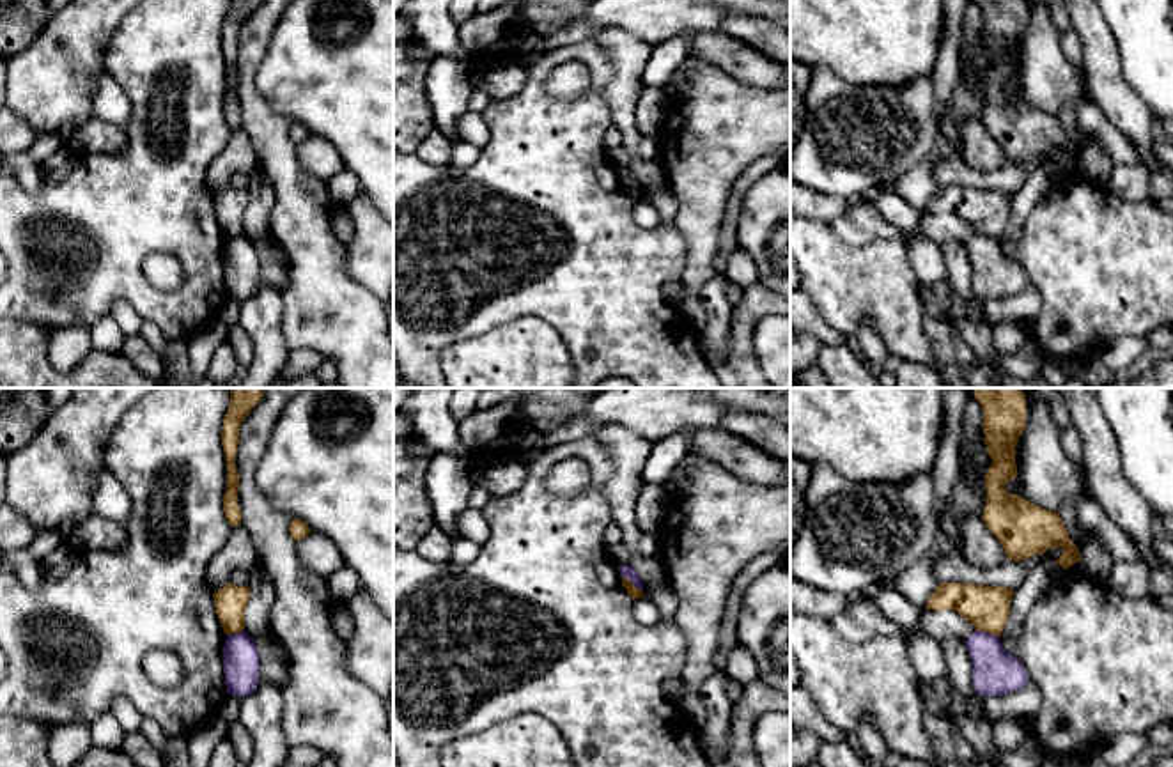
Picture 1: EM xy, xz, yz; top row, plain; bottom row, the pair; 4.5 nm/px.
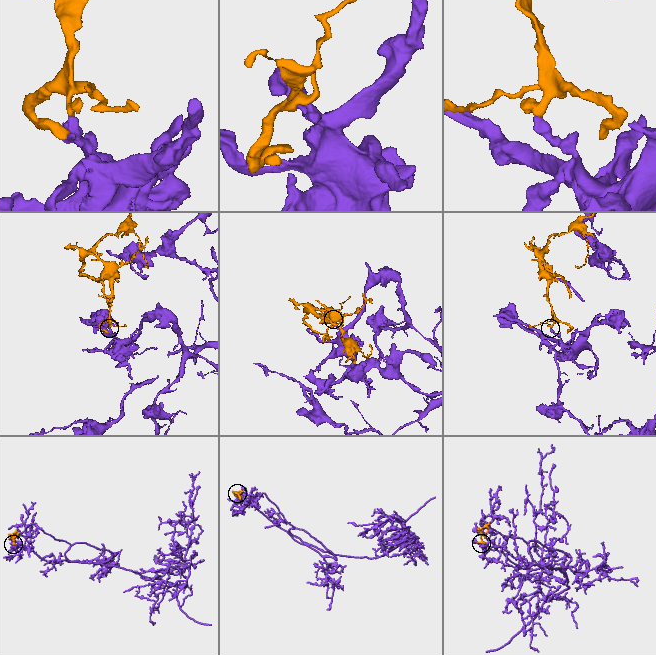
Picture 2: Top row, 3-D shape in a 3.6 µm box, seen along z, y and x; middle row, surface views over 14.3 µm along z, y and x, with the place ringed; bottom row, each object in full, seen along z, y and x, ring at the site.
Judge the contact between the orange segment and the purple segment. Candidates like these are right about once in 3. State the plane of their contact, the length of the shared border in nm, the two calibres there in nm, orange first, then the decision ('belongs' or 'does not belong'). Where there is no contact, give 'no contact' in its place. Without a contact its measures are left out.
yz | 110 nm | 200/200 nm | does not belong

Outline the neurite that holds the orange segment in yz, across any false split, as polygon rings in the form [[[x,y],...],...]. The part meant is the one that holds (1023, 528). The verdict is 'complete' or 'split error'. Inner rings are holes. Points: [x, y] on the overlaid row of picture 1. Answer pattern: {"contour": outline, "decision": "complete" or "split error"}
{"contour": [[[975,388],[975,399],[983,409],[983,434],[987,452],[992,459],[985,473],[987,503],[982,521],[990,533],[999,540],[1006,560],[1026,560],[1035,554],[1044,554],[1051,547],[1061,547],[1063,554],[1056,560],[1063,569],[1081,562],[1079,547],[1068,538],[1068,531],[1058,512],[1040,508],[1019,494],[1008,494],[1005,484],[1015,480],[1015,446],[1026,427],[1026,395],[1022,388]]], "decision": "complete"}

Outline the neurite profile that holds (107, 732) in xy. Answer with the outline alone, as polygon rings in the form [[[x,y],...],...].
[[[112,712],[101,714],[92,724],[92,744],[105,749],[122,749],[124,730]]]

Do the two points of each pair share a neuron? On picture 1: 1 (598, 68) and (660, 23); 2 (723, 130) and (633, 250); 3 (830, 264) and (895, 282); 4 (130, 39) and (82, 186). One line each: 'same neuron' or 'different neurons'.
1: different neurons
2: different neurons
3: same neuron
4: same neuron

